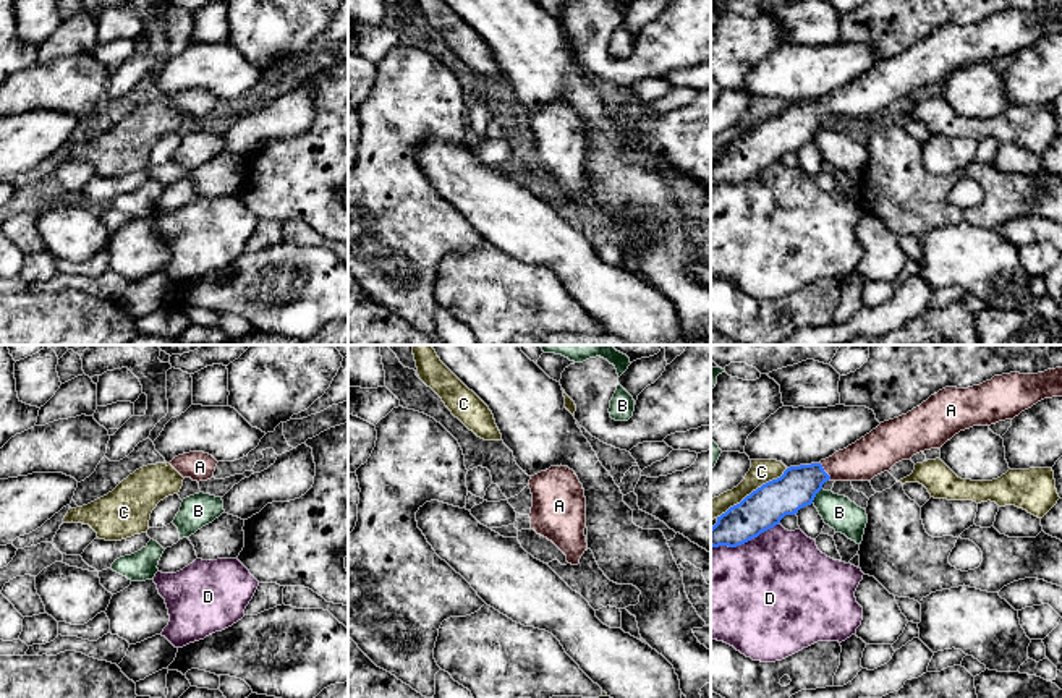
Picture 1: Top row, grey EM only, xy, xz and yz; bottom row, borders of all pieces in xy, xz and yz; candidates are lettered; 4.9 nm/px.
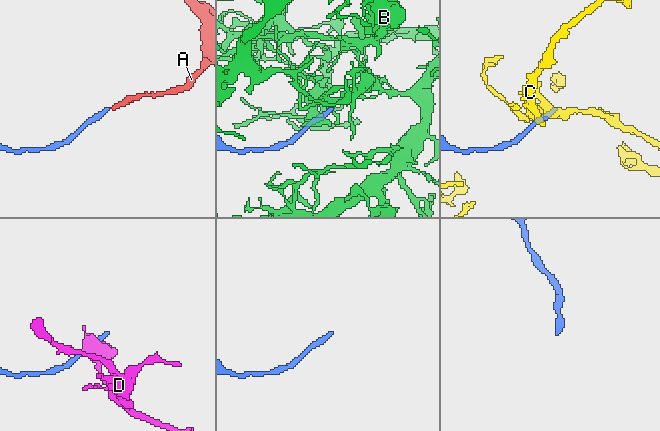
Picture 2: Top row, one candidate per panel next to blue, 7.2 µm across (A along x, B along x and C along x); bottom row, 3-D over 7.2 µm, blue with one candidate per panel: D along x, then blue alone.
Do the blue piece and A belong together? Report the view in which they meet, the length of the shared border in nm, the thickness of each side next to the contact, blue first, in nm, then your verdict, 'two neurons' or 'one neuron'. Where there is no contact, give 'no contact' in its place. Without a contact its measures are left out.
contact in yz; length 110 nm; calibres 200 and 200 nm; one neuron

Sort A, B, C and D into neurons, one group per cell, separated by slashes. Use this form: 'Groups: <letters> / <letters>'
Groups: A / B / C / D

